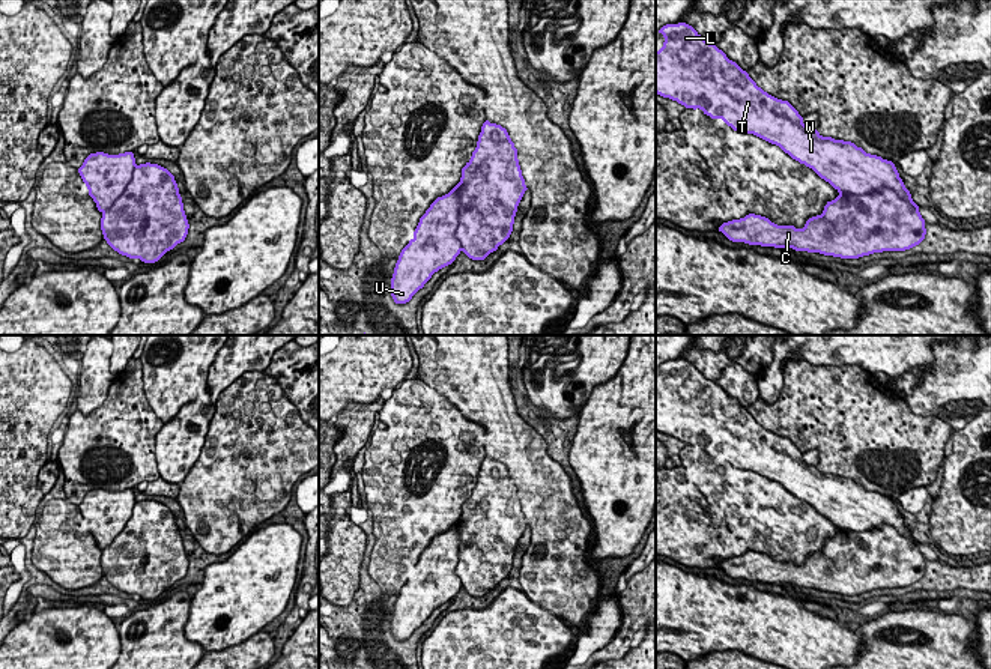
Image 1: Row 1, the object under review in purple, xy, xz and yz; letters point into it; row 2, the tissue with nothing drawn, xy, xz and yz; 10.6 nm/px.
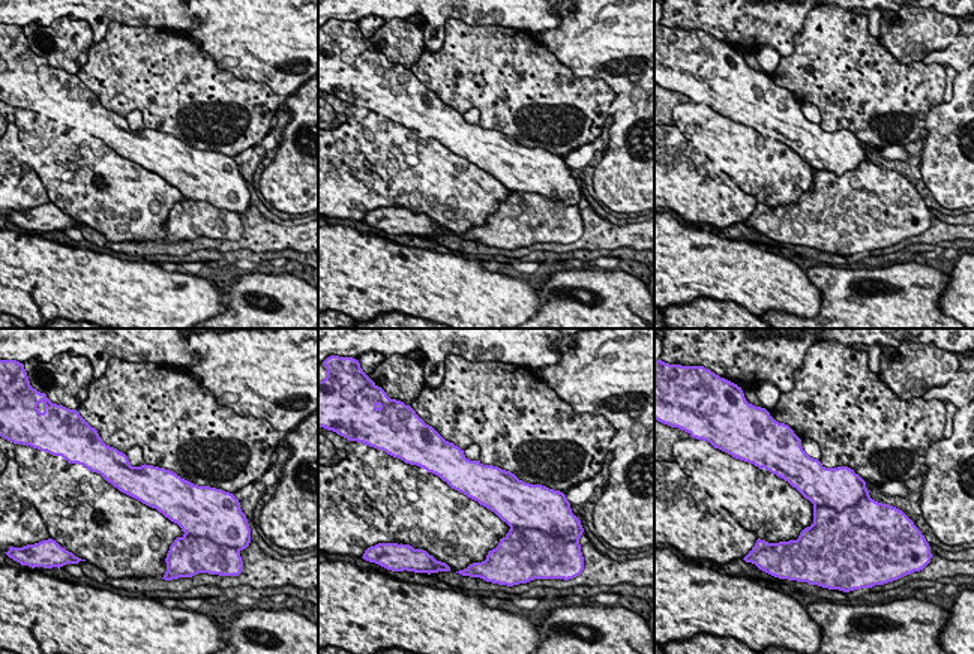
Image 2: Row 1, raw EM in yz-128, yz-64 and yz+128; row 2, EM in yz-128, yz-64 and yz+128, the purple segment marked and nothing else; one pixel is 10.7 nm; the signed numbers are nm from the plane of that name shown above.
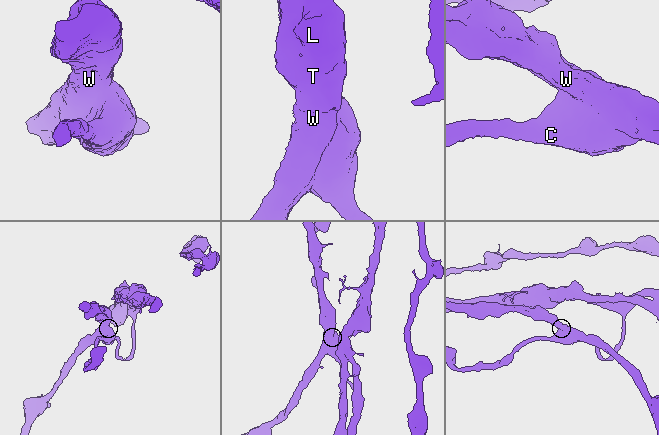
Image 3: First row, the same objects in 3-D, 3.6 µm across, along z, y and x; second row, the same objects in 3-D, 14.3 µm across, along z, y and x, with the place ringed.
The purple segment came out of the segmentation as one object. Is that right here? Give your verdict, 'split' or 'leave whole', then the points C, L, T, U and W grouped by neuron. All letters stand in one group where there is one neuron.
split | C / L T U W

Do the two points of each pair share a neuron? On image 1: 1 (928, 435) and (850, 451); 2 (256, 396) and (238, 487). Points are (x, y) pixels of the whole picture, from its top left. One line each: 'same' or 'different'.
1: same
2: same

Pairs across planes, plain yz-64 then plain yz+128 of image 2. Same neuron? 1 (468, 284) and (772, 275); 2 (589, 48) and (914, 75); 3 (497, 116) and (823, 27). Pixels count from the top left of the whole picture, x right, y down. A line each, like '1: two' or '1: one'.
1: one
2: two
3: one

